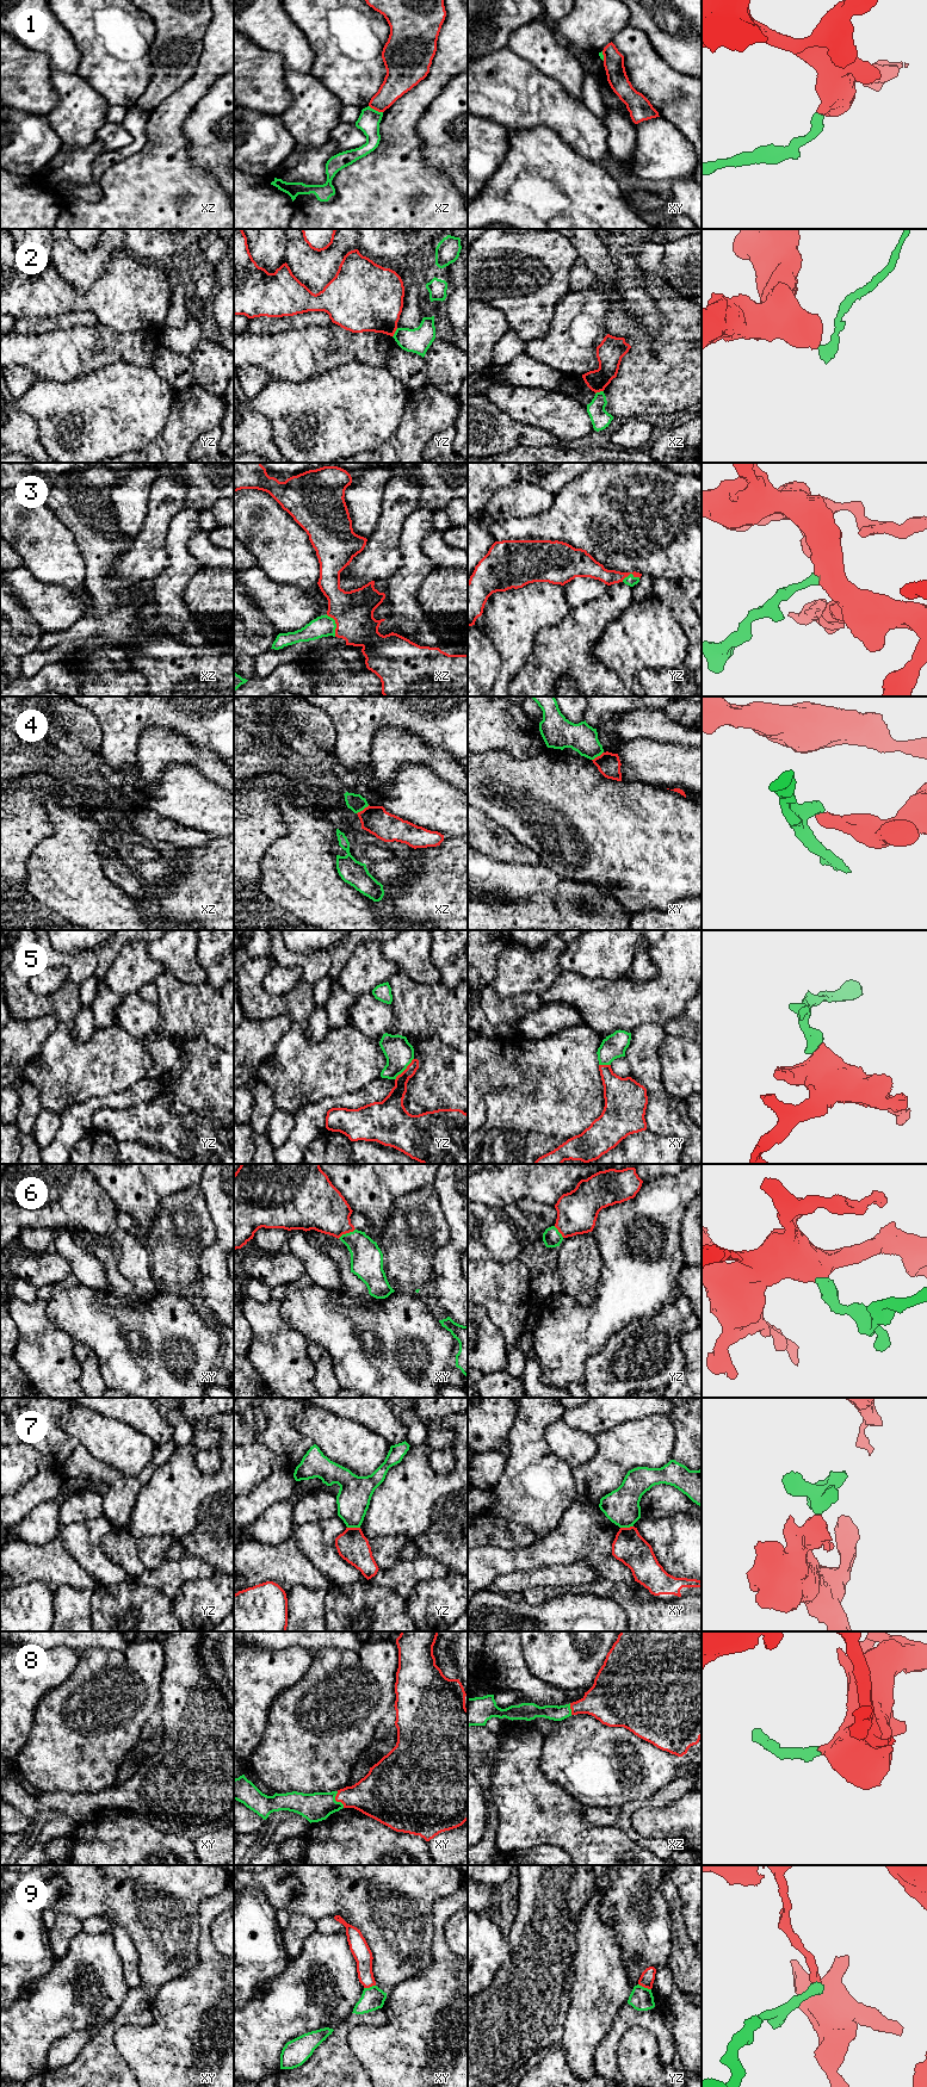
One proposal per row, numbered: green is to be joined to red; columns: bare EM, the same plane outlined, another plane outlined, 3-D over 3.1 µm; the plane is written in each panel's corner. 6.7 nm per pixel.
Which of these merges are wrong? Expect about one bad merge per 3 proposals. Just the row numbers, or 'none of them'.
1, 2, 4, 5, 7, 9

